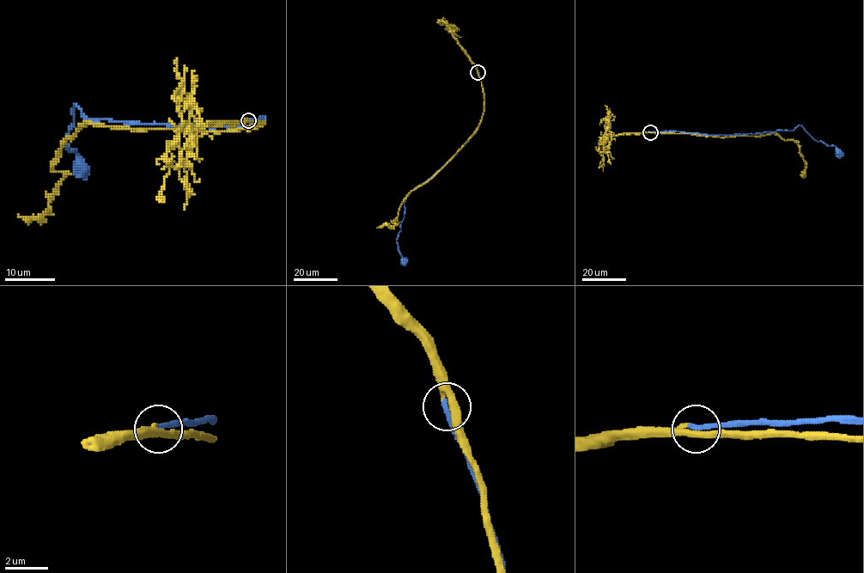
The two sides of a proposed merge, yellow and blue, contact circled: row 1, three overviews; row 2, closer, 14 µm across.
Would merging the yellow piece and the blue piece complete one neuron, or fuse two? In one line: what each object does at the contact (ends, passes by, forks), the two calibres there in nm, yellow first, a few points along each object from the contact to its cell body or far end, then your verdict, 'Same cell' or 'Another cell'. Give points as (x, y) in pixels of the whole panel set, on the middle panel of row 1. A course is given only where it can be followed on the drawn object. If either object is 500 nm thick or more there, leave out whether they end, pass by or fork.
At the ring yellow forks. At the ring blue ends. Thickness 280 nm (yellow) against 280 nm. Course of yellow: (477, 72), (484, 95), (477, 130), (404, 198), (391, 222), (396, 224), (392, 228), (377, 228). Course of blue: (477, 72), (484, 94), (483, 113), (477, 130), (404, 199), (397, 239), (405, 261). Same cell

